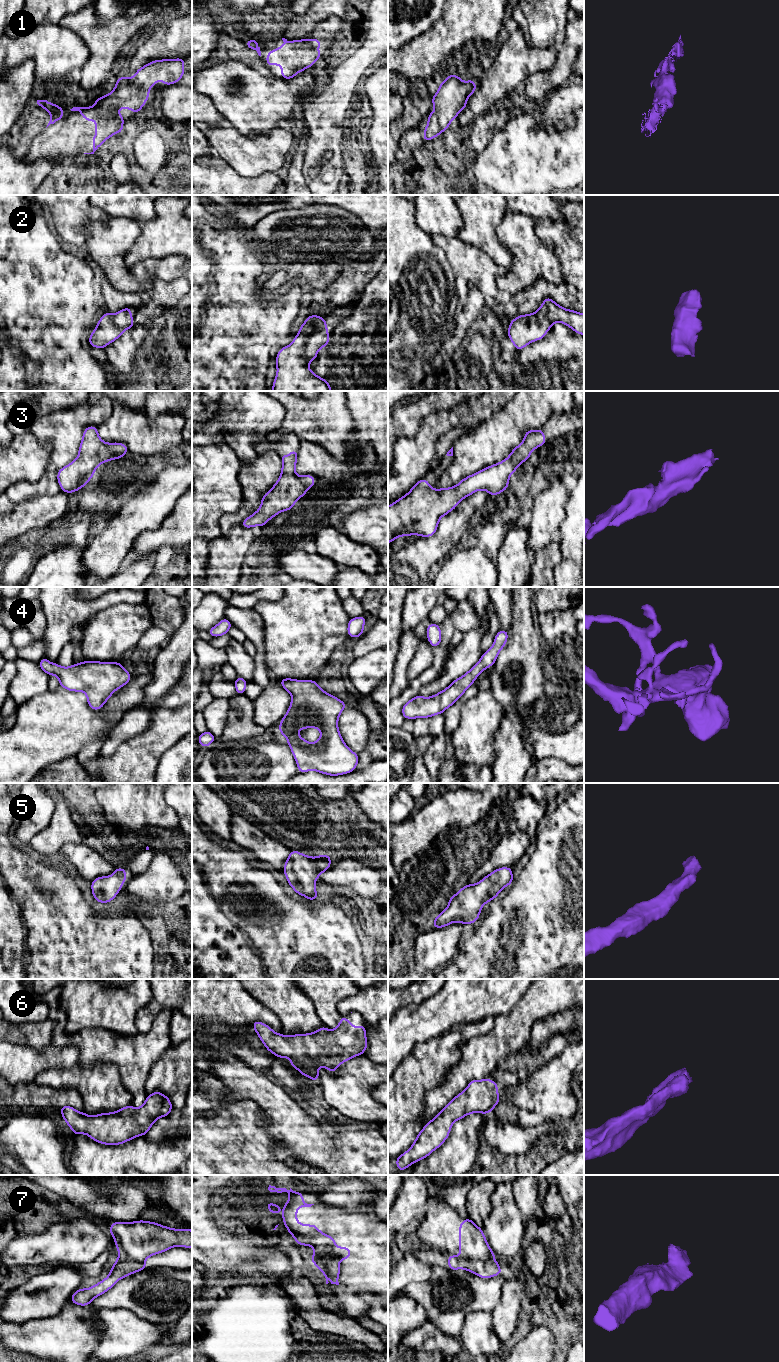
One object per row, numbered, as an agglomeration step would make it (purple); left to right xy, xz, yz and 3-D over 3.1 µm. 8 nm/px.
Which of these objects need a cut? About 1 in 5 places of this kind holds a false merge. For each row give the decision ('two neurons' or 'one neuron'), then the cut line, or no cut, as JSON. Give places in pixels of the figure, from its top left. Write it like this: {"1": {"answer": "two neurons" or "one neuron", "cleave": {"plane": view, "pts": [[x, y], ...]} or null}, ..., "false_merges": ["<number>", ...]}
{"1": {"answer": "one neuron", "cleave": null}, "2": {"answer": "one neuron", "cleave": null}, "3": {"answer": "one neuron", "cleave": null}, "4": {"answer": "one neuron", "cleave": null}, "5": {"answer": "one neuron", "cleave": null}, "6": {"answer": "one neuron", "cleave": null}, "7": {"answer": "two neurons", "cleave": {"plane": "xz", "pts": [[335, 1255], [329, 1258], [326, 1270], [327, 1277]]}}, "false_merges": ["7"]}

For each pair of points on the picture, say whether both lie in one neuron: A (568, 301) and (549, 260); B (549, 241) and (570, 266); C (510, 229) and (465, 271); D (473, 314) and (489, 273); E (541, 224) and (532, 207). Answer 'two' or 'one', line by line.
A: two
B: one
C: two
D: two
E: two

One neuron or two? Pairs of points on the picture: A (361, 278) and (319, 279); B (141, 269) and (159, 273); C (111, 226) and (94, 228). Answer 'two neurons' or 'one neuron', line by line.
A: two neurons
B: one neuron
C: one neuron

